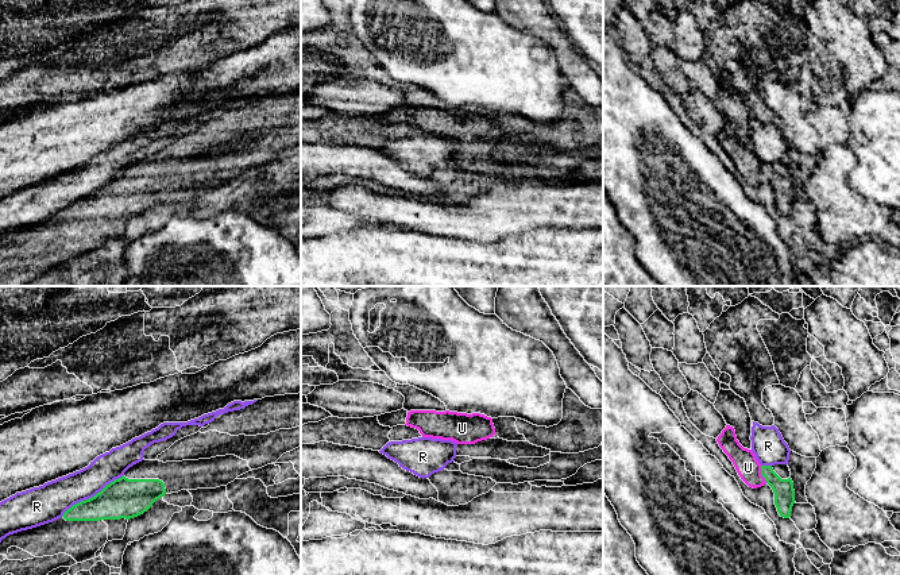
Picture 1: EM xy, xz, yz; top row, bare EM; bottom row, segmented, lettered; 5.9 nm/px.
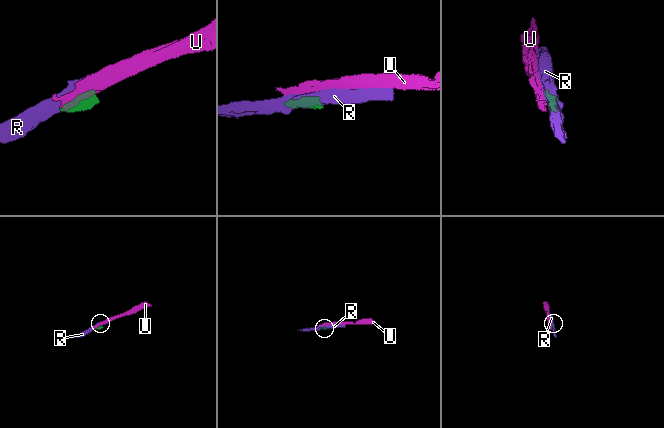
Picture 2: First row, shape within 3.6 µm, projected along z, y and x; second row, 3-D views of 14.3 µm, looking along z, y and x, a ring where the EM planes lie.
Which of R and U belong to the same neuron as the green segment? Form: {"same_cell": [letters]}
{"same_cell": []}

